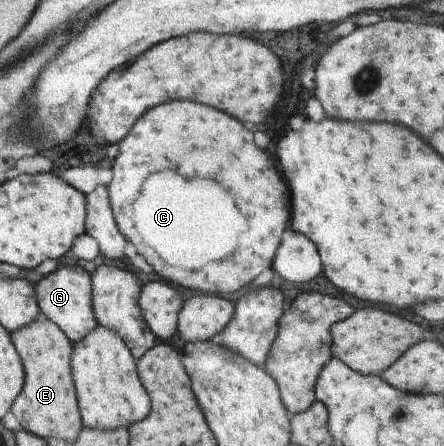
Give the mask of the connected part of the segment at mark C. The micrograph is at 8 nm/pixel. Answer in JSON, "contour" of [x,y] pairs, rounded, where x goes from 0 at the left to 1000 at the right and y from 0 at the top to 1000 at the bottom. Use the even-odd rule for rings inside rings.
{"contour":[[[399,224],[394,229],[372,229],[372,233],[349,238],[345,247],[336,247],[327,256],[327,265],[309,269],[309,278],[291,291],[291,305],[268,323],[268,332],[273,332],[273,341],[259,354],[259,368],[250,377],[255,381],[255,390],[250,390],[255,404],[241,417],[259,498],[264,498],[268,516],[279,525],[284,538],[304,552],[309,570],[322,574],[345,596],[349,614],[372,623],[372,632],[390,632],[390,641],[419,641],[430,650],[498,664],[500,659],[534,655],[534,650],[561,641],[592,605],[613,601],[610,587],[615,587],[615,578],[624,570],[624,556],[633,547],[633,529],[637,529],[637,520],[642,520],[642,511],[651,502],[651,489],[655,489],[651,422],[646,422],[642,404],[633,399],[624,372],[610,363],[610,354],[592,336],[583,336],[574,327],[570,300],[538,269],[529,269],[529,265],[520,265],[520,260],[493,251],[493,247],[480,247],[471,238],[444,233],[444,229],[412,229],[412,224],[408,229],[399,229]]]}

